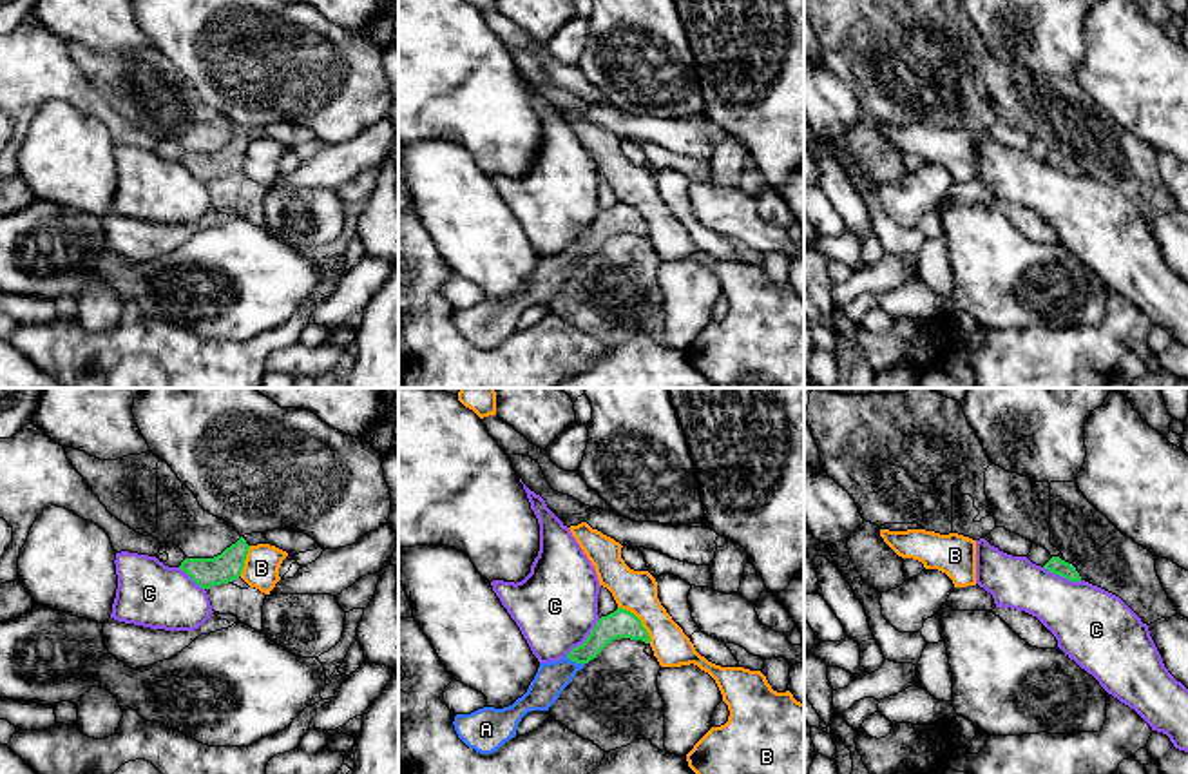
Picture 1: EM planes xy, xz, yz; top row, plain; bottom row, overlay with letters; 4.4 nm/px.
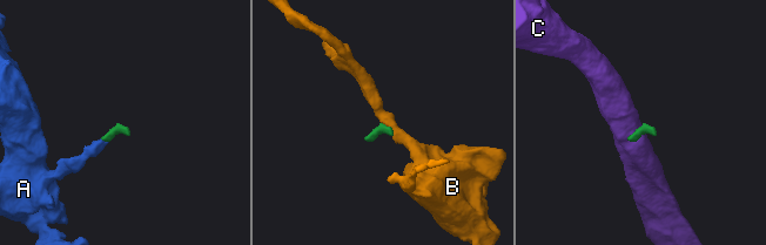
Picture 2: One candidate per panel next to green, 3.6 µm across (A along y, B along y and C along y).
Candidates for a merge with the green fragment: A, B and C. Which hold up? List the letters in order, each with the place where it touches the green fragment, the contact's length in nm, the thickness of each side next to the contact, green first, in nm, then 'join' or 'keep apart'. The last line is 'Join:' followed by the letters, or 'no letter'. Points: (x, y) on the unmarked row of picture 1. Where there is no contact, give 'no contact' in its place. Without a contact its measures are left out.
A: contact xz (574, 254); length 90 nm; calibres 120 and 140 nm; join
B: contact xz (640, 214); length 220 nm; calibres 130 and 190 nm; keep apart
C: contact xz (587, 232); length 220 nm; calibres 130 and 380 nm; keep apart
Join: A

